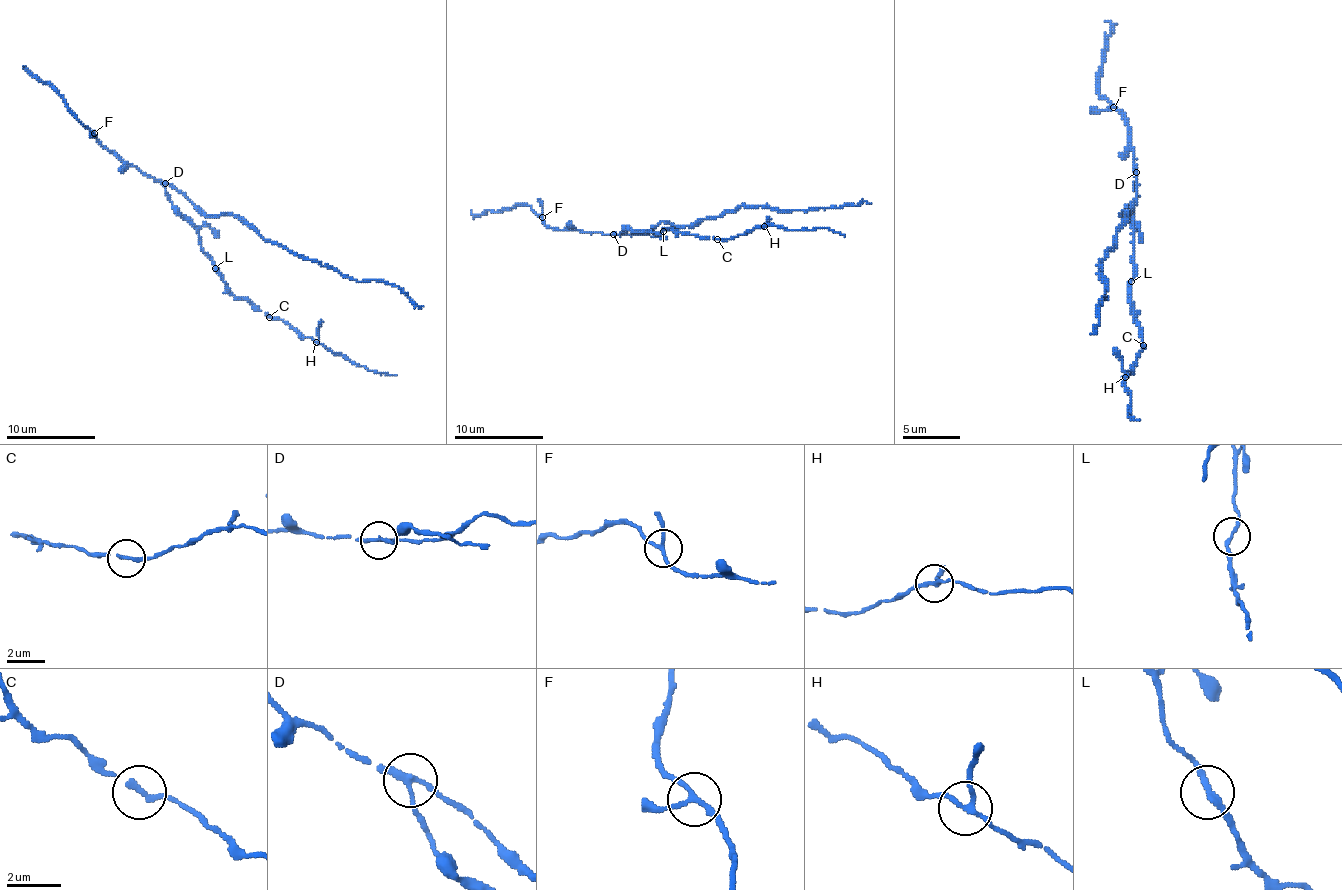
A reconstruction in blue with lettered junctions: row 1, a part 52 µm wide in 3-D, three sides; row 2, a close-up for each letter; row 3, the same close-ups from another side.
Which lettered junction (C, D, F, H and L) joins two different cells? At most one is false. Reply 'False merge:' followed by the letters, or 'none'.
False merge: D

